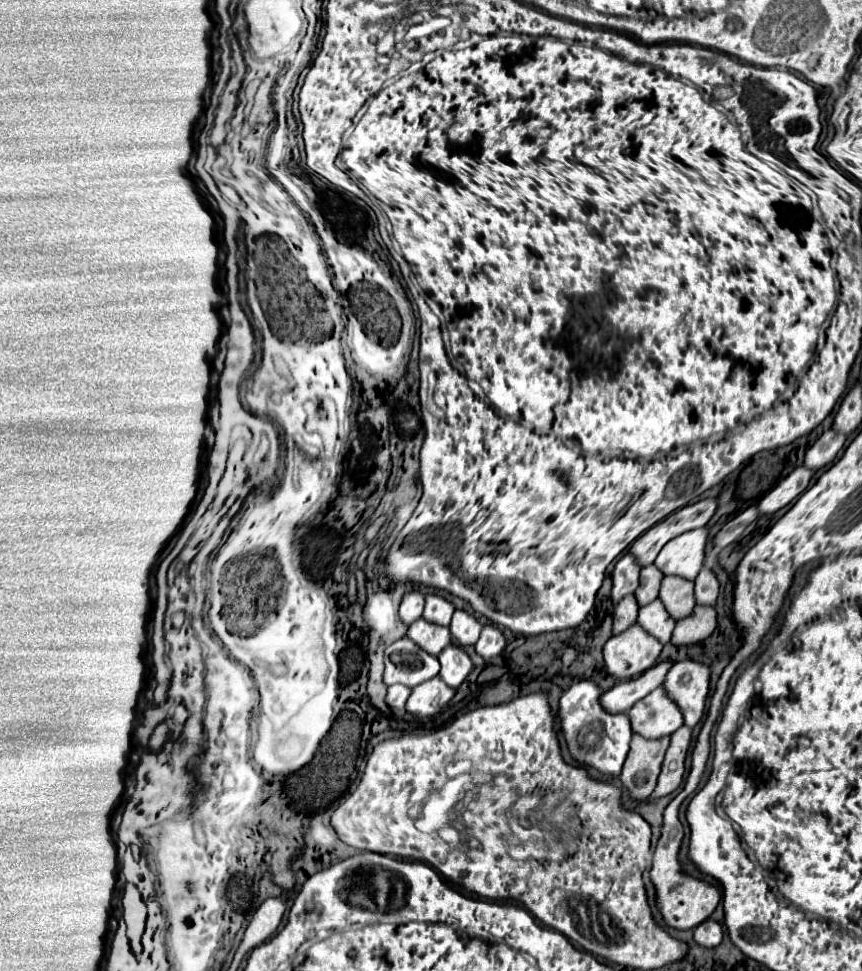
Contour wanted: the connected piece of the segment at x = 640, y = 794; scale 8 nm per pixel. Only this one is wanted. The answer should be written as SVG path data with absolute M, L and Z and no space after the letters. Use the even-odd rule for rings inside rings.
M632 735L630 753L624 761L620 781L628 789L630 797L636 801L646 799L656 787L656 779L660 773L660 763L664 759L664 751L668 749L668 739L640 739L640 735Z

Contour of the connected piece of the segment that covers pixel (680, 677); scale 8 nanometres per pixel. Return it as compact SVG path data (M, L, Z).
M684 659L674 663L662 683L670 701L674 701L684 717L684 725L694 727L704 717L708 697L710 669L698 661Z

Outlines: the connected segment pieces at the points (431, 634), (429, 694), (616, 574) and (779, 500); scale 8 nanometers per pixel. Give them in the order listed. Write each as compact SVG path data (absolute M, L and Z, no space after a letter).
M422 619L412 623L406 635L410 641L414 641L422 651L426 651L432 657L438 657L440 651L448 647L452 641L448 627L428 627L428 623L424 623Z
M440 677L430 679L428 683L422 683L420 687L412 689L406 701L406 711L414 717L432 717L446 707L454 693L456 691L448 691L448 687L440 683Z
M624 555L612 571L612 591L610 591L610 601L612 605L616 605L622 597L632 595L638 587L638 573L640 573L640 565L630 557Z
M806 467L794 469L788 477L784 477L772 491L768 491L760 501L758 501L758 511L760 515L772 515L784 505L788 505L792 499L796 499L800 493L806 491L814 471L808 471Z

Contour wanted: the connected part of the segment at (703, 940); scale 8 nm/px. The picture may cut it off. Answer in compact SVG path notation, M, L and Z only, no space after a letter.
M706 919L704 923L700 923L700 925L694 929L692 939L694 939L698 945L708 947L708 949L710 949L710 947L720 945L722 935L724 935L722 925L720 925L720 923L716 923L716 921L712 921L712 919Z

